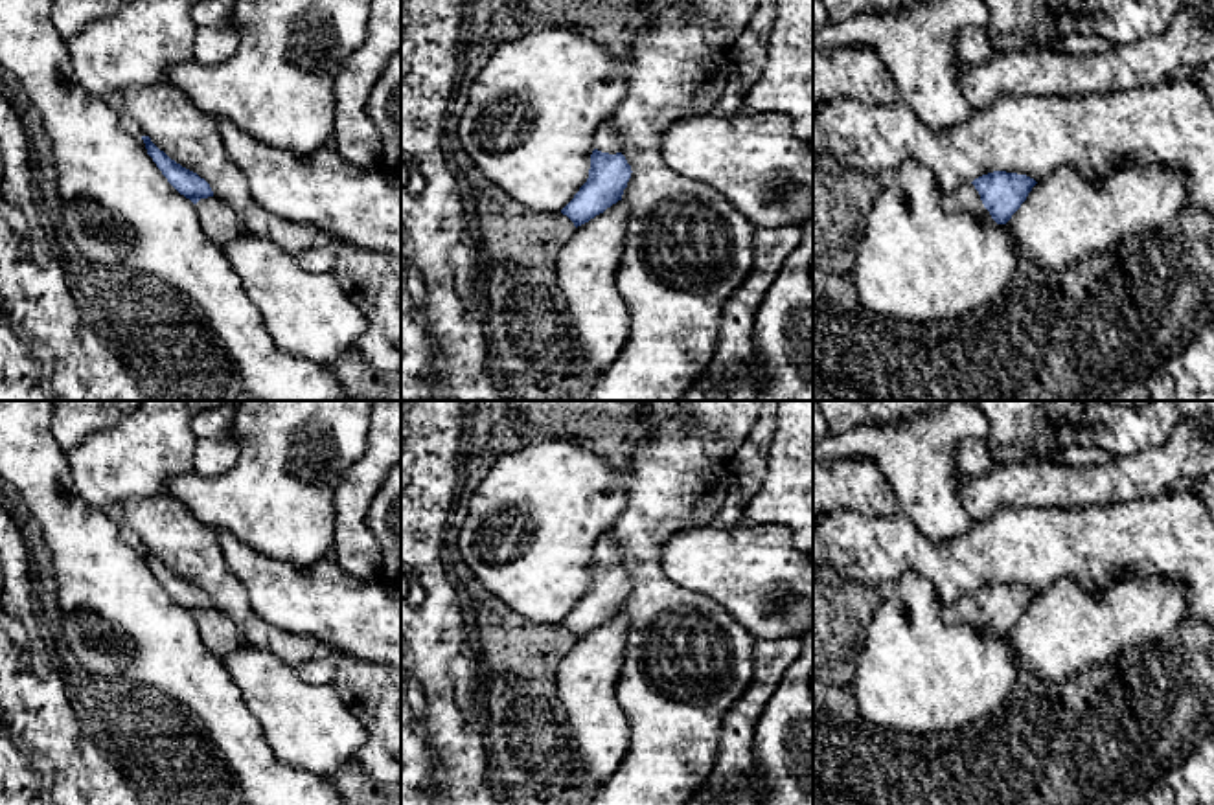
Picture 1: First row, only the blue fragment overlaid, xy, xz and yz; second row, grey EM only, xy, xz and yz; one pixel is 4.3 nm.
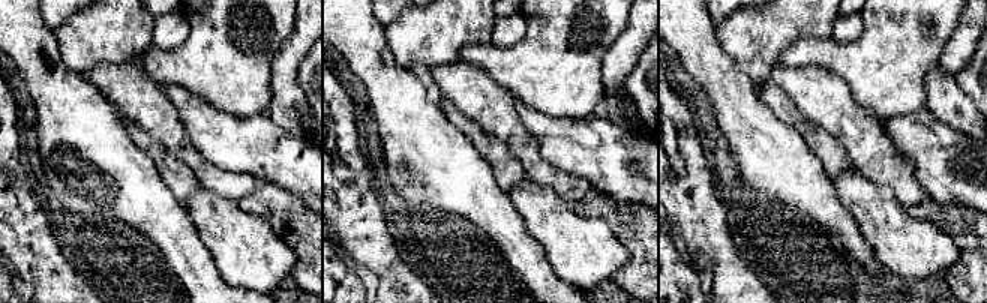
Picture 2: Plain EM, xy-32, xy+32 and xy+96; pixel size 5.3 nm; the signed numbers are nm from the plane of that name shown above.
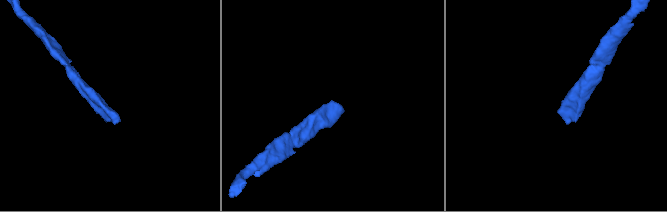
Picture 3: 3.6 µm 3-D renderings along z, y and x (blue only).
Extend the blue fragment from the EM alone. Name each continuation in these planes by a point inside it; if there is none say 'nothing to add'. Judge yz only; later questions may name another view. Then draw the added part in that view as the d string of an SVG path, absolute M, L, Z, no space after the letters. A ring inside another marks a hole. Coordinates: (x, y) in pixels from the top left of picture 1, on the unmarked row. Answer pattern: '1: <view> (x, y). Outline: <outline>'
1: yz (966, 611). Outline: M973 595L960 597L953 605L944 607L942 619L951 625L971 625L980 634L991 632Z

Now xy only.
1: xy (219, 633). Outline: M217 608L200 610L197 616L199 634L204 645L224 660L246 645L239 627L232 618Z

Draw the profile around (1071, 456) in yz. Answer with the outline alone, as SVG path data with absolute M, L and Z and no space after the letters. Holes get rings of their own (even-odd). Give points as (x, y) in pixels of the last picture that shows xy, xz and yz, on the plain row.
M1065 447L1056 450L1048 461L1065 467L1104 465L1113 454L1098 447Z

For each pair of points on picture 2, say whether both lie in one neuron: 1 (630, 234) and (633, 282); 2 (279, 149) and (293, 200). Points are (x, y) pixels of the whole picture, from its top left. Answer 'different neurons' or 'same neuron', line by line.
1: same neuron
2: different neurons

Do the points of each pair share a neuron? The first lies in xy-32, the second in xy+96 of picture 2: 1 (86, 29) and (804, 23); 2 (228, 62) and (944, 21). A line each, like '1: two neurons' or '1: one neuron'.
1: one neuron
2: one neuron

